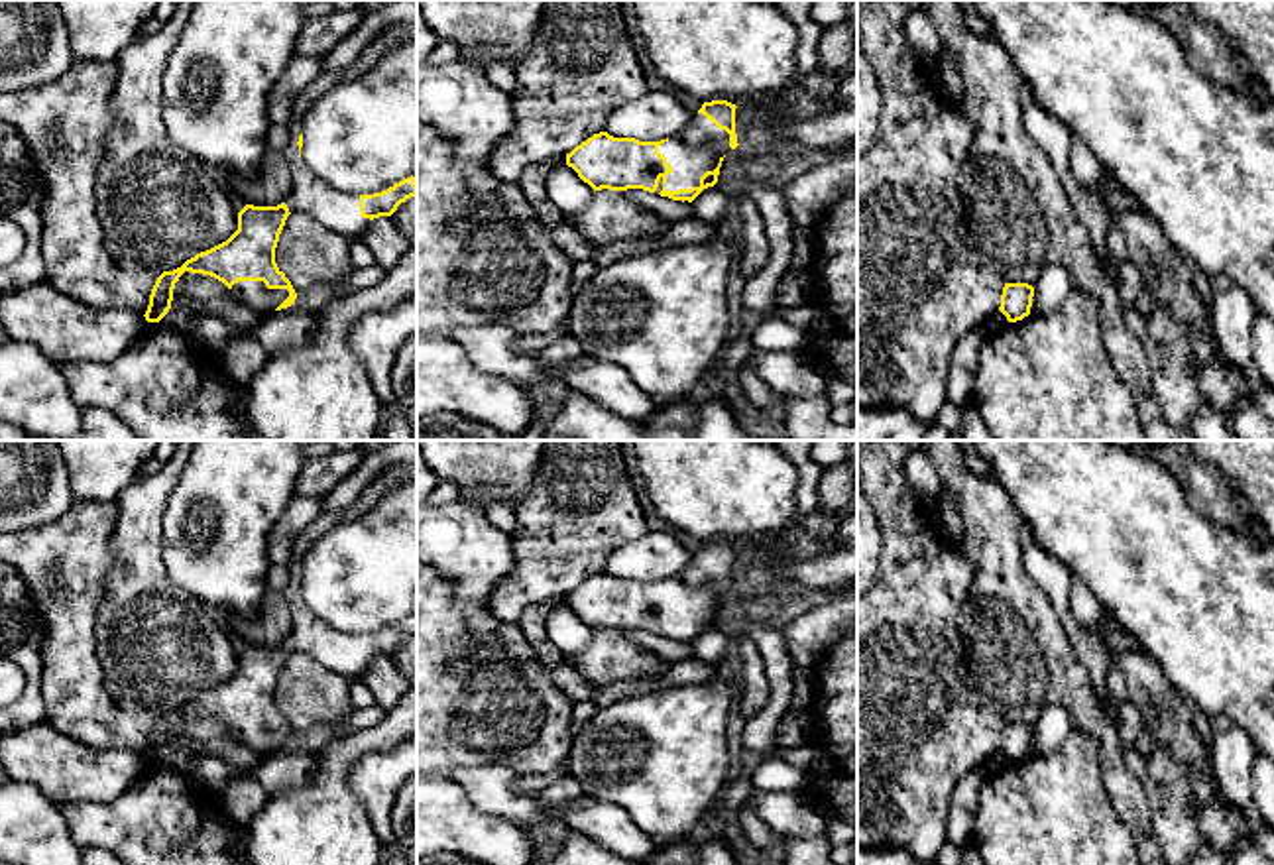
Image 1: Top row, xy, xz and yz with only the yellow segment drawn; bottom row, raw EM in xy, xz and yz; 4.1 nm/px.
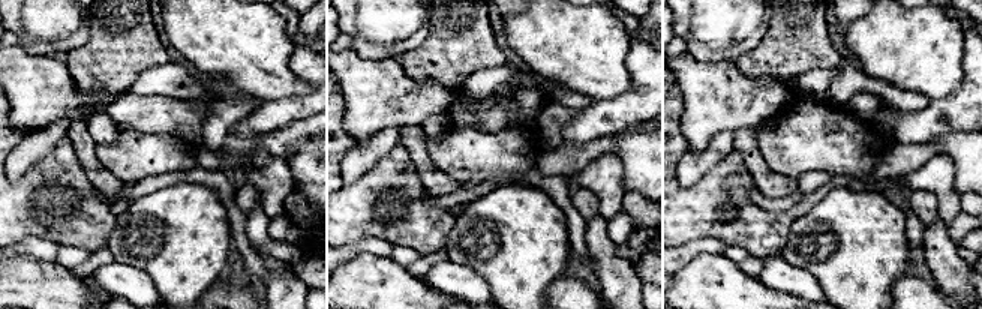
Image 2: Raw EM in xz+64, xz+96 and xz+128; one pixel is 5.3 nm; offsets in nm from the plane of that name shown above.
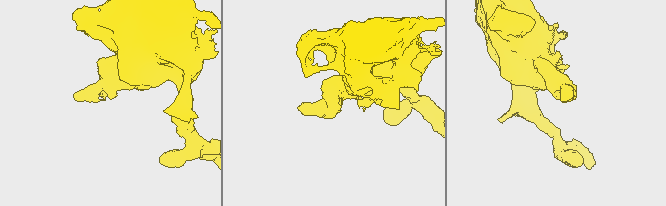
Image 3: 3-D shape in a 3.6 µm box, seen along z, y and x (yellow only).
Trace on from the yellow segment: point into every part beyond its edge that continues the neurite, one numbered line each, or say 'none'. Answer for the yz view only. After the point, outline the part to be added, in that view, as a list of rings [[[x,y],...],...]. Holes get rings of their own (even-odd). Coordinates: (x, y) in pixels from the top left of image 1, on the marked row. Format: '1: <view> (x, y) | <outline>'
none

